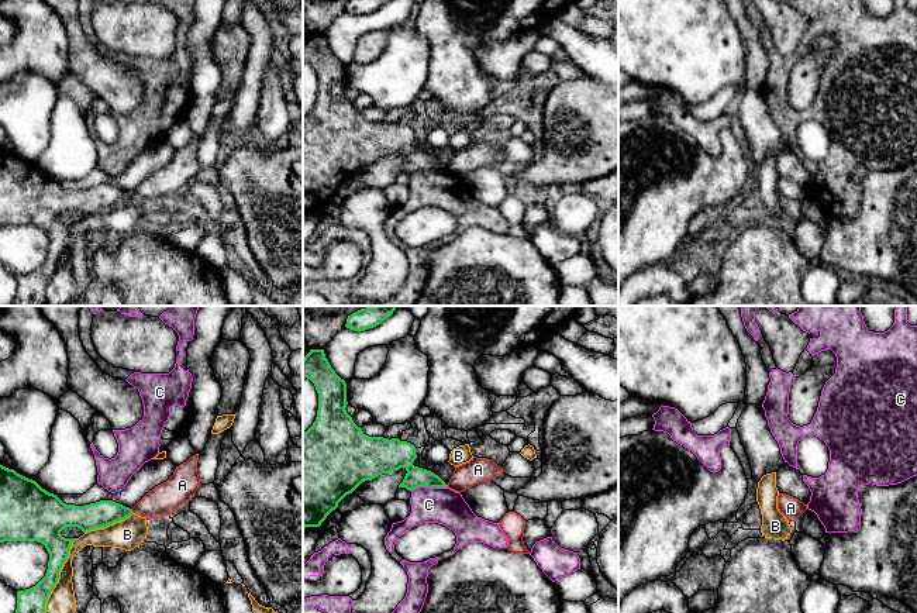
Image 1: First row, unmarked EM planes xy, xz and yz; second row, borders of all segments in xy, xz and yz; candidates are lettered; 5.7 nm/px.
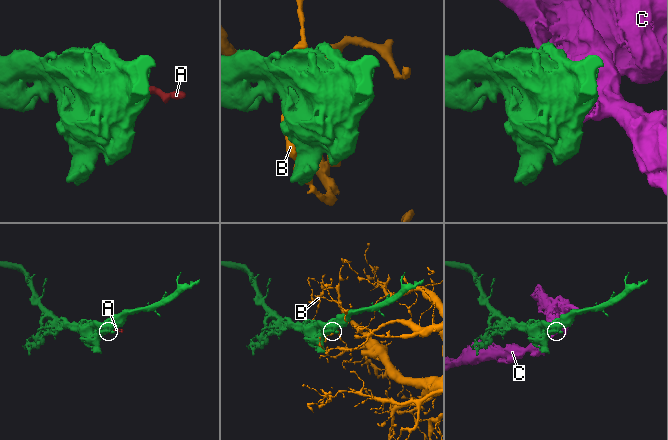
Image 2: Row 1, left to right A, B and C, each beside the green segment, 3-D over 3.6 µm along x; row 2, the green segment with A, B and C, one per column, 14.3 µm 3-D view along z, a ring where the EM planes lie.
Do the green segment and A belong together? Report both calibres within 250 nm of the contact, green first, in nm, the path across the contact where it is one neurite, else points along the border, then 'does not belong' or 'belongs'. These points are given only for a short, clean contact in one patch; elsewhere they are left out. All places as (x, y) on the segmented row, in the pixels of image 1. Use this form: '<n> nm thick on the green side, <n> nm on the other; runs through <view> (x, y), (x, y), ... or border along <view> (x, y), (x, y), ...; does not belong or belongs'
150 nm thick on the green side, 170 nm on the other; border along xy (130, 509), (133, 512); does not belong

